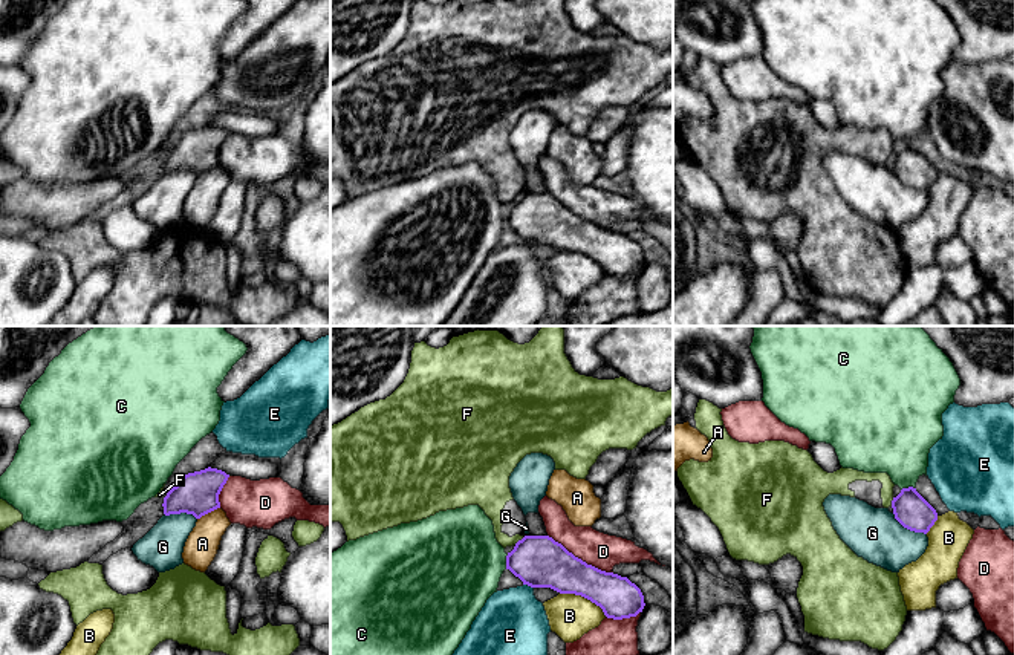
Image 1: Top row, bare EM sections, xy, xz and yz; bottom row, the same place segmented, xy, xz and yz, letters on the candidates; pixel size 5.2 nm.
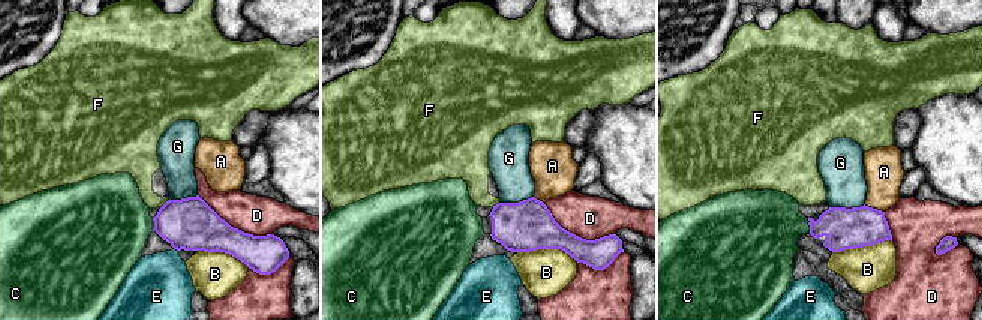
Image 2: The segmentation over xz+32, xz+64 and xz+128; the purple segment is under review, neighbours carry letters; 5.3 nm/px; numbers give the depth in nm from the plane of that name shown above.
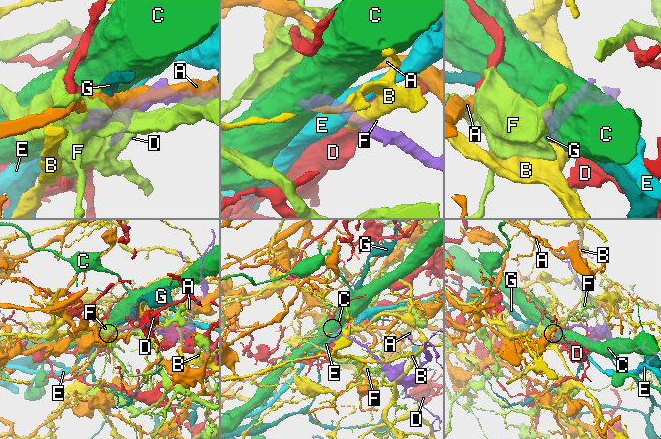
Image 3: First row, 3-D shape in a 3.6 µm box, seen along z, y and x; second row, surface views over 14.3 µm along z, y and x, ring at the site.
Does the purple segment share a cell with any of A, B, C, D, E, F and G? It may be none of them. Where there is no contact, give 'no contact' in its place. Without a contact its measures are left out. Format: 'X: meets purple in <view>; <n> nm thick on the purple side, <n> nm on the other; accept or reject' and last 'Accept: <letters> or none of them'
A: meets purple in xy; 220 nm thick on the purple side, 170 nm on the other; reject
B: meets purple in xz; 240 nm thick on the purple side, 220 nm on the other; reject
C: meets purple in xz; 280 nm thick on the purple side, 460 nm on the other; reject
D: meets purple in xz; 280 nm thick on the purple side, 190 nm on the other; reject
E: meets purple in xz; 280 nm thick on the purple side, 380 nm on the other; reject
F: meets purple in xz; 280 nm thick on the purple side, 140 nm on the other; reject
G: meets purple in yz; 180 nm thick on the purple side, 280 nm on the other; reject
Accept: none of them

